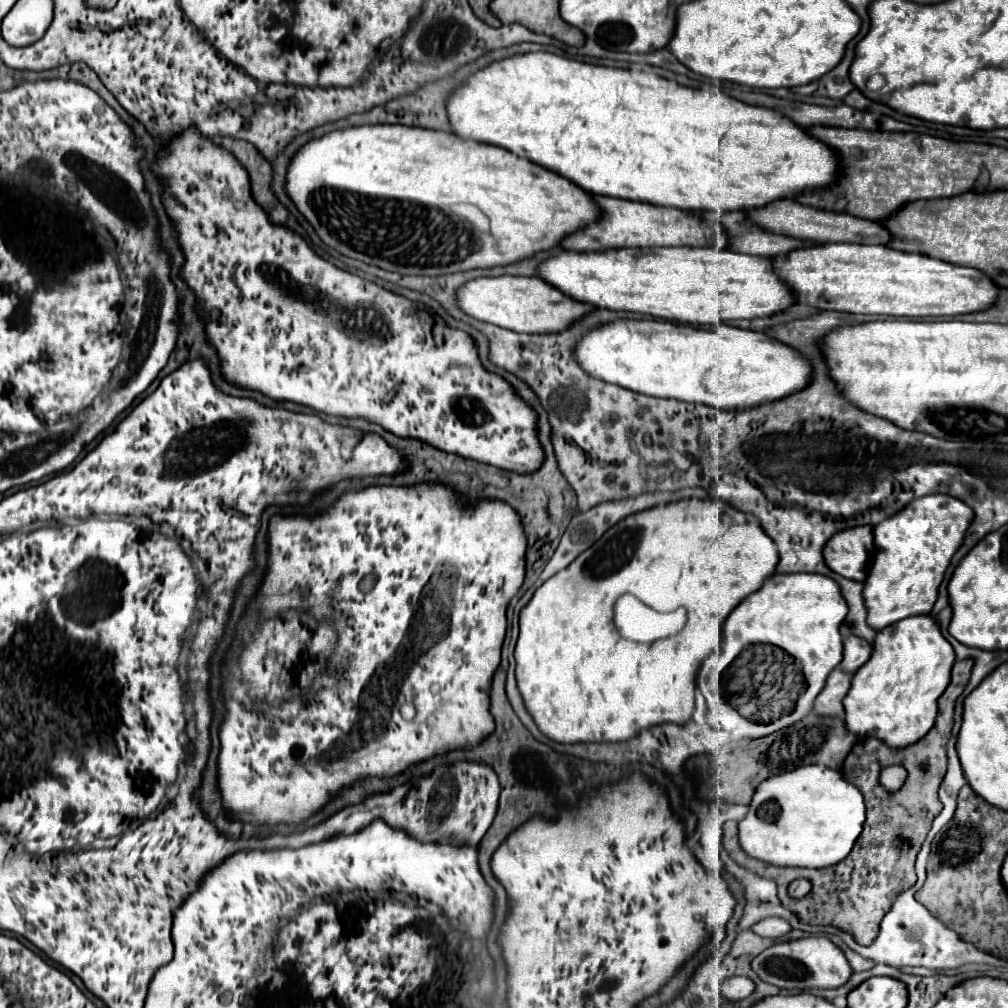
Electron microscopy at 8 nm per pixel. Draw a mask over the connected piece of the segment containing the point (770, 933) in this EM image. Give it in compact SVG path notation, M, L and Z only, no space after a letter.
M766 917L758 923L754 923L750 927L754 933L758 933L760 937L772 937L772 939L778 939L782 935L786 935L790 931L790 923L786 919L780 919L780 917Z

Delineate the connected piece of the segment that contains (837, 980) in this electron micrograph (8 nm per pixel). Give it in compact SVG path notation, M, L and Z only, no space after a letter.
M804 937L796 941L780 941L752 959L752 971L766 983L782 989L836 989L848 981L852 969L844 953L826 937Z

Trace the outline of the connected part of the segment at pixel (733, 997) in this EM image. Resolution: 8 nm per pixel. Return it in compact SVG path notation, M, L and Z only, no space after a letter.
M730 977L718 985L720 993L730 1001L740 1001L754 991L754 983L746 977Z

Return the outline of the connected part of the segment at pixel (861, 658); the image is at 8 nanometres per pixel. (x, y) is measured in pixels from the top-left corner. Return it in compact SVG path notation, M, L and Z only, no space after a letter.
M858 637L844 639L844 659L840 663L840 669L844 673L856 673L870 659L870 653L872 645L868 645L864 639Z

